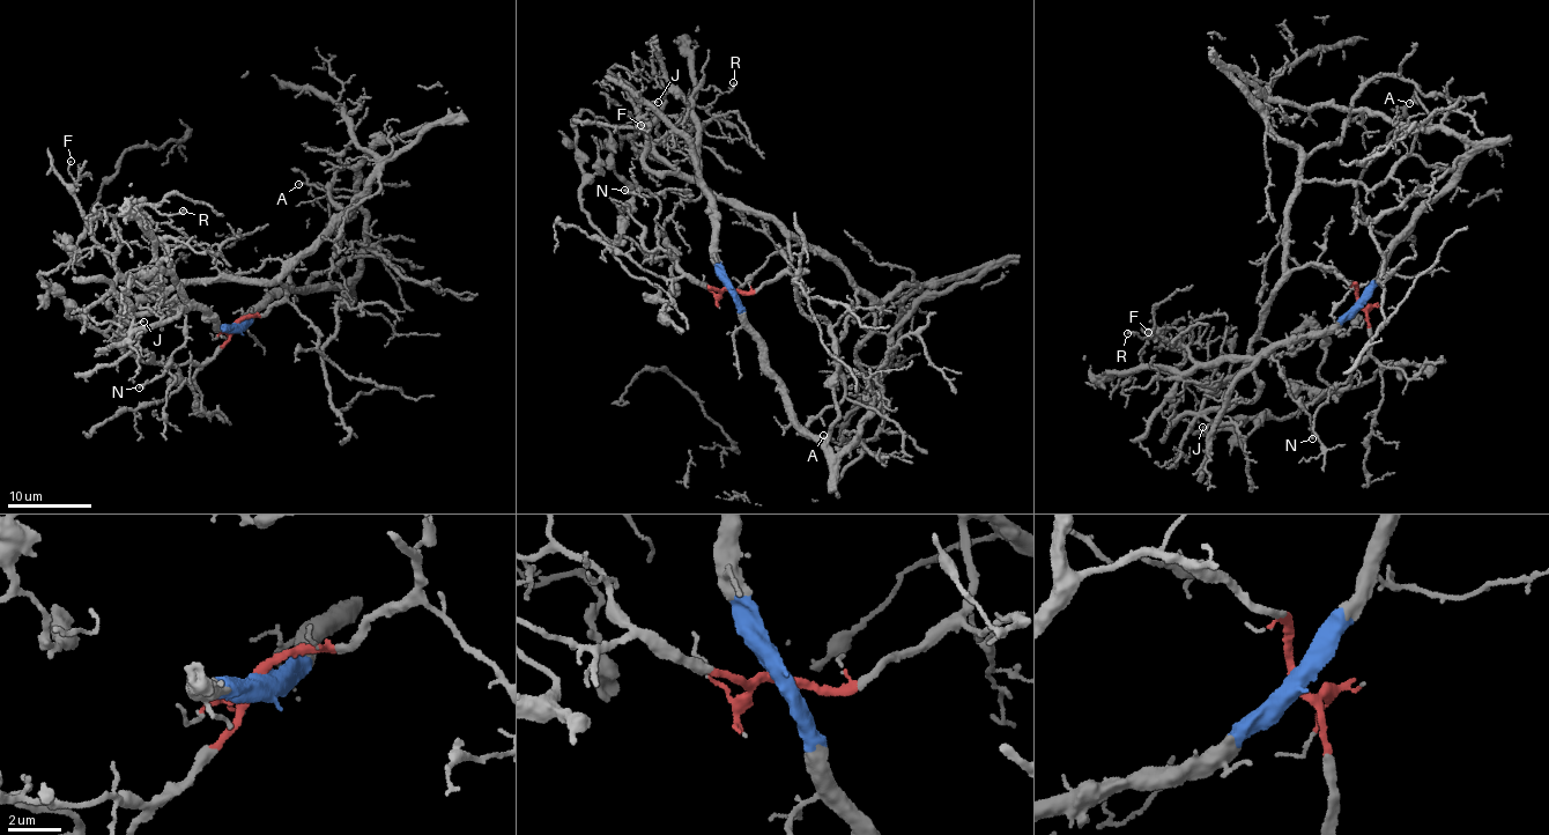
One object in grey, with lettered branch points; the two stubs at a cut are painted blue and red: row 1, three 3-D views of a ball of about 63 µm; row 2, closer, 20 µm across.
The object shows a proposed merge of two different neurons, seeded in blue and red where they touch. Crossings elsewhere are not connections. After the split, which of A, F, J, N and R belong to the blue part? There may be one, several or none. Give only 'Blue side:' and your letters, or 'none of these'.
Blue side: A

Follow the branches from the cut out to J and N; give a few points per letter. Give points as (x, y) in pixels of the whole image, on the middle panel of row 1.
J: (729, 288), (760, 290), (787, 268), (787, 238), (697, 179), (645, 163), (639, 120), (658, 102)
N: (729, 288), (760, 290), (787, 268), (787, 238), (769, 219), (704, 193), (689, 198), (686, 189), (624, 190)

